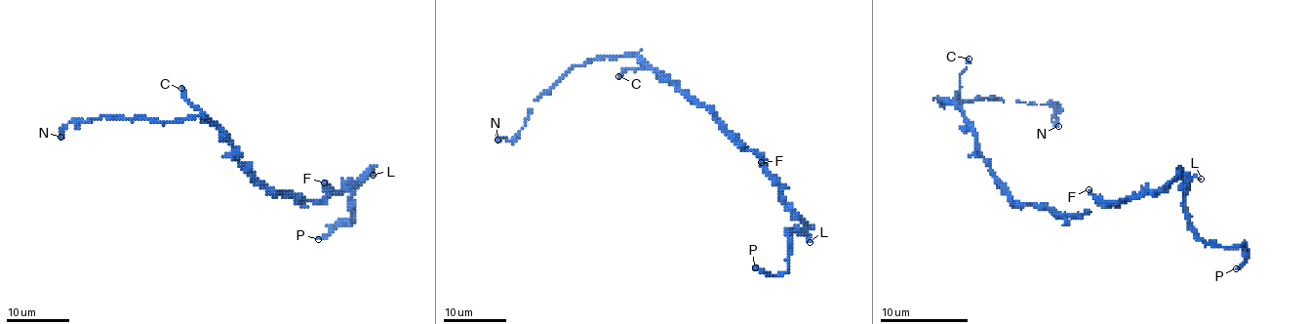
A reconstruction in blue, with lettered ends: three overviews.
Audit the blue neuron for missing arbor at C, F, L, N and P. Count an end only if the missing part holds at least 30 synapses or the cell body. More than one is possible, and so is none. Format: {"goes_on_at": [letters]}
{"goes_on_at": ["P"]}

